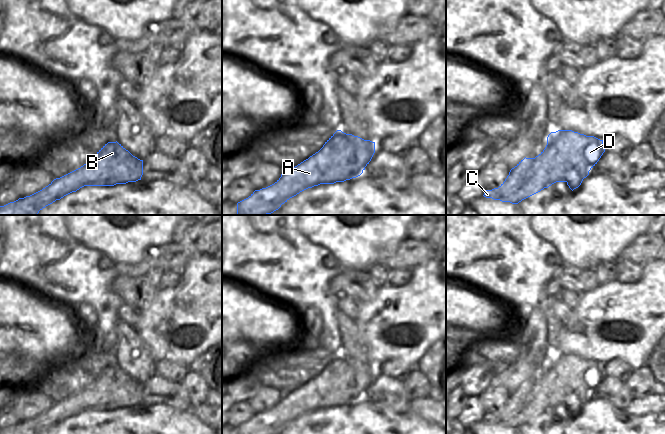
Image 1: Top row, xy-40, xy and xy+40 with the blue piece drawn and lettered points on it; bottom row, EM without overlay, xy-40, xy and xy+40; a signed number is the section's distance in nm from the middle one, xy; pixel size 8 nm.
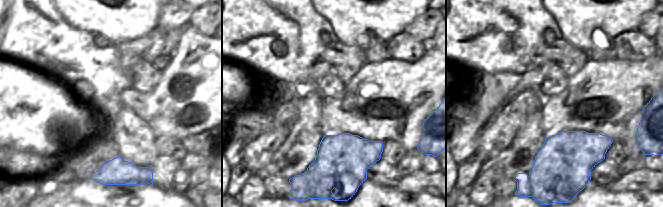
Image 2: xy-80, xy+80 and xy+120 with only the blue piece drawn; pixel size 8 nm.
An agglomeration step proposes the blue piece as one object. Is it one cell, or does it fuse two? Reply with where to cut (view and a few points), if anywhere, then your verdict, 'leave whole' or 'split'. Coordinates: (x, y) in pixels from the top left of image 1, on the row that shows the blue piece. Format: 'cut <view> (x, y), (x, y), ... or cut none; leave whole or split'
cut xy+40 (533, 158), (550, 179), (573, 165), (578, 178); split

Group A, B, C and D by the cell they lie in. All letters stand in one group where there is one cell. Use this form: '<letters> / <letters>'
A C / B D

